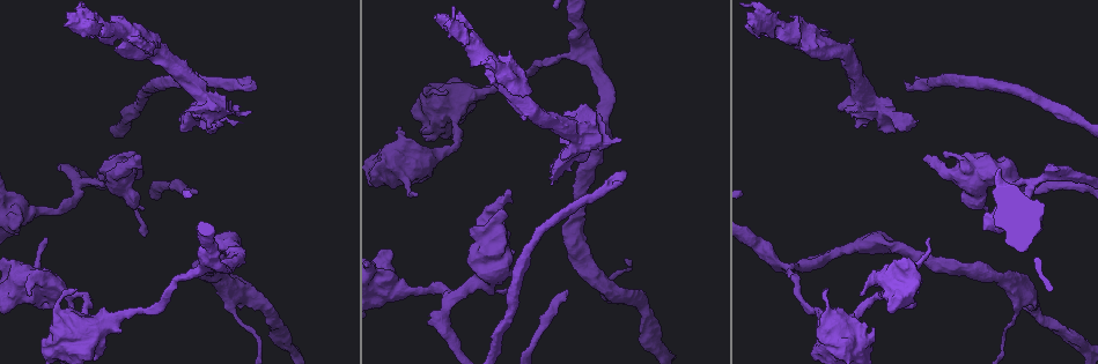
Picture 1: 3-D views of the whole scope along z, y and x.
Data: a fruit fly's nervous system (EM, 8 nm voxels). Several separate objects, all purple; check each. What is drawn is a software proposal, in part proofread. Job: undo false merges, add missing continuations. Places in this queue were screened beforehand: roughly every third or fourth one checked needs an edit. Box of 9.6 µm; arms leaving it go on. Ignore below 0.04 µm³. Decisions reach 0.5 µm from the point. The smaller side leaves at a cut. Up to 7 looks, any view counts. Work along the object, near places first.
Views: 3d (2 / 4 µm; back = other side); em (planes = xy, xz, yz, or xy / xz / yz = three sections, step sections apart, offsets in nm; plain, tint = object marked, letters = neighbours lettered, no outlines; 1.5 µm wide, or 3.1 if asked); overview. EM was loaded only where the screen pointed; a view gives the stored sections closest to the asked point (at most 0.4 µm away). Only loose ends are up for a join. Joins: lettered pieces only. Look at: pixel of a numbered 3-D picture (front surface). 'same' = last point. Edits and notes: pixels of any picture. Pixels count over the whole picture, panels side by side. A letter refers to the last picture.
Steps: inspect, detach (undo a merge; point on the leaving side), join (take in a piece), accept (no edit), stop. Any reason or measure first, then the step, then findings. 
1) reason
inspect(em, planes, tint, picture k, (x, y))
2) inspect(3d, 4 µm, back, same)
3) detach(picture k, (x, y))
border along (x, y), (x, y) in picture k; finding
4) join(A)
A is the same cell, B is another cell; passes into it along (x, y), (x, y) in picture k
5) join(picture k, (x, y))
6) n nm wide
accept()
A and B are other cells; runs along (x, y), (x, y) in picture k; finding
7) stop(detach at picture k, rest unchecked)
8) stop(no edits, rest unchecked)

an open end
inspect(em, planes, letters, picture 1, (417, 195))

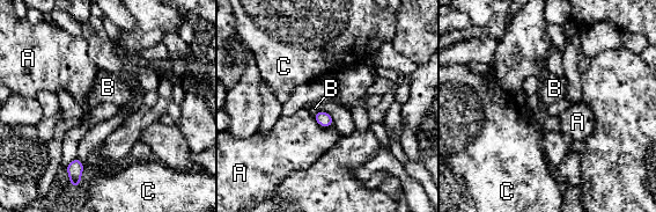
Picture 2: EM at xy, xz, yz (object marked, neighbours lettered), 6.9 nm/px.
100 nm wide
accept()
A, B and C are other cells; border along (311, 116), (323, 126), (333, 124) in picture 2; no lettered piece goes on from it

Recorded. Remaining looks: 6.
arms part here
inspect(3d, 2 µm, picture 1, (478, 281))

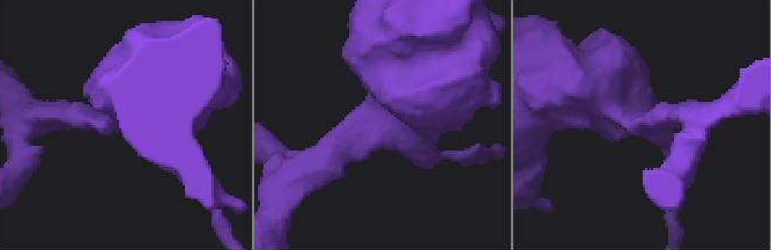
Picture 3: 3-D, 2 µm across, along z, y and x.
inspect(em, planes, letters, picture 3, (115, 123))

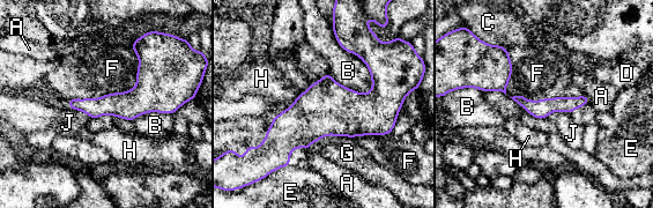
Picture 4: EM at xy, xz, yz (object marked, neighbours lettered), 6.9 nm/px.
accept()
A, B, C, D, E, F, G, H and J are other cells; continuous, no second cell

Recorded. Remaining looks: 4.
an open end
inspect(em, xy, step 8, letters, picture 1, (254, 81))

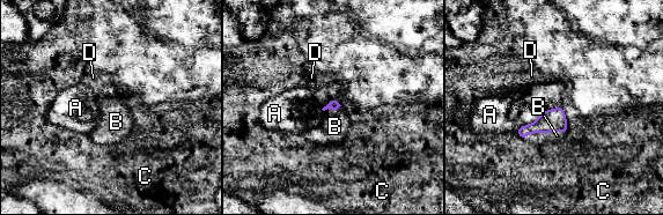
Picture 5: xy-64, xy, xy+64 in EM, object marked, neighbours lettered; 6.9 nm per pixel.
join(B)
B is the same cell, A, C and D are other cells; passes into it along (333, 104), (331, 108), (334, 126) in picture 5; it goes on there

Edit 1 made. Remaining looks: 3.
stop(join at picture 5, rest unchecked)

